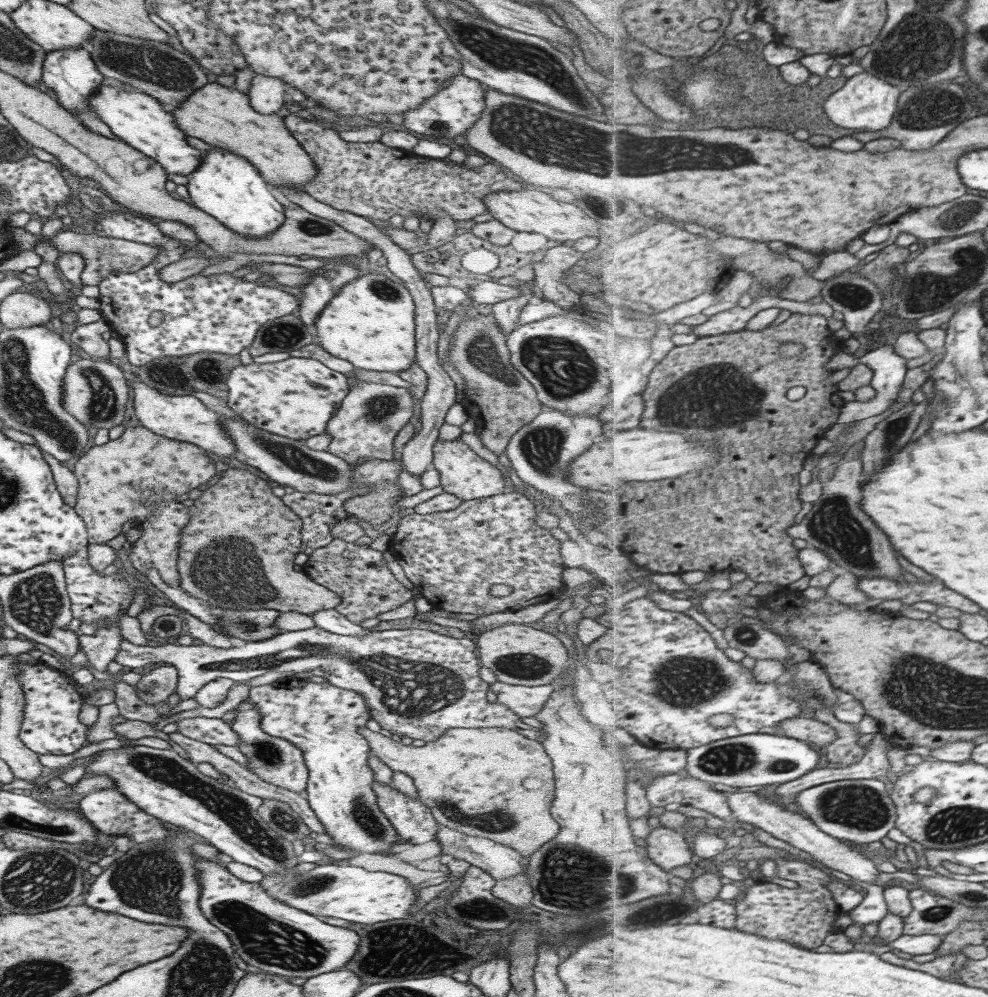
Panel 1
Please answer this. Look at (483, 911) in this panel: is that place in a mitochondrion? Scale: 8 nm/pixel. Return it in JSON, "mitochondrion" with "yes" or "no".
{"mitochondrion":"yes"}

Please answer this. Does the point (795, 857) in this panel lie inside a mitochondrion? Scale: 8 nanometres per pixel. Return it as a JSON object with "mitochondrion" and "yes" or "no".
{"mitochondrion":"no"}

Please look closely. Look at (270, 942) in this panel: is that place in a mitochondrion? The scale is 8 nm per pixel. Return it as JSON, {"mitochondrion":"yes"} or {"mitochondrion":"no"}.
{"mitochondrion":"yes"}

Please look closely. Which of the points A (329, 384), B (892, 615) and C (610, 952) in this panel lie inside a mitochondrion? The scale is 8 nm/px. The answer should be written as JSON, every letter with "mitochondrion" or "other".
{"A":"other","B":"other","C":"other"}

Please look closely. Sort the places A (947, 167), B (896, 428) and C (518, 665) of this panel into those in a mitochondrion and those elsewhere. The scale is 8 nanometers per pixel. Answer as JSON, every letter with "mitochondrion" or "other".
{"A":"other","B":"mitochondrion","C":"mitochondrion"}

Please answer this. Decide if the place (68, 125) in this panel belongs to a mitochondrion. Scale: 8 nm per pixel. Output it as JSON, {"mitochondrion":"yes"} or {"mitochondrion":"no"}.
{"mitochondrion":"no"}

